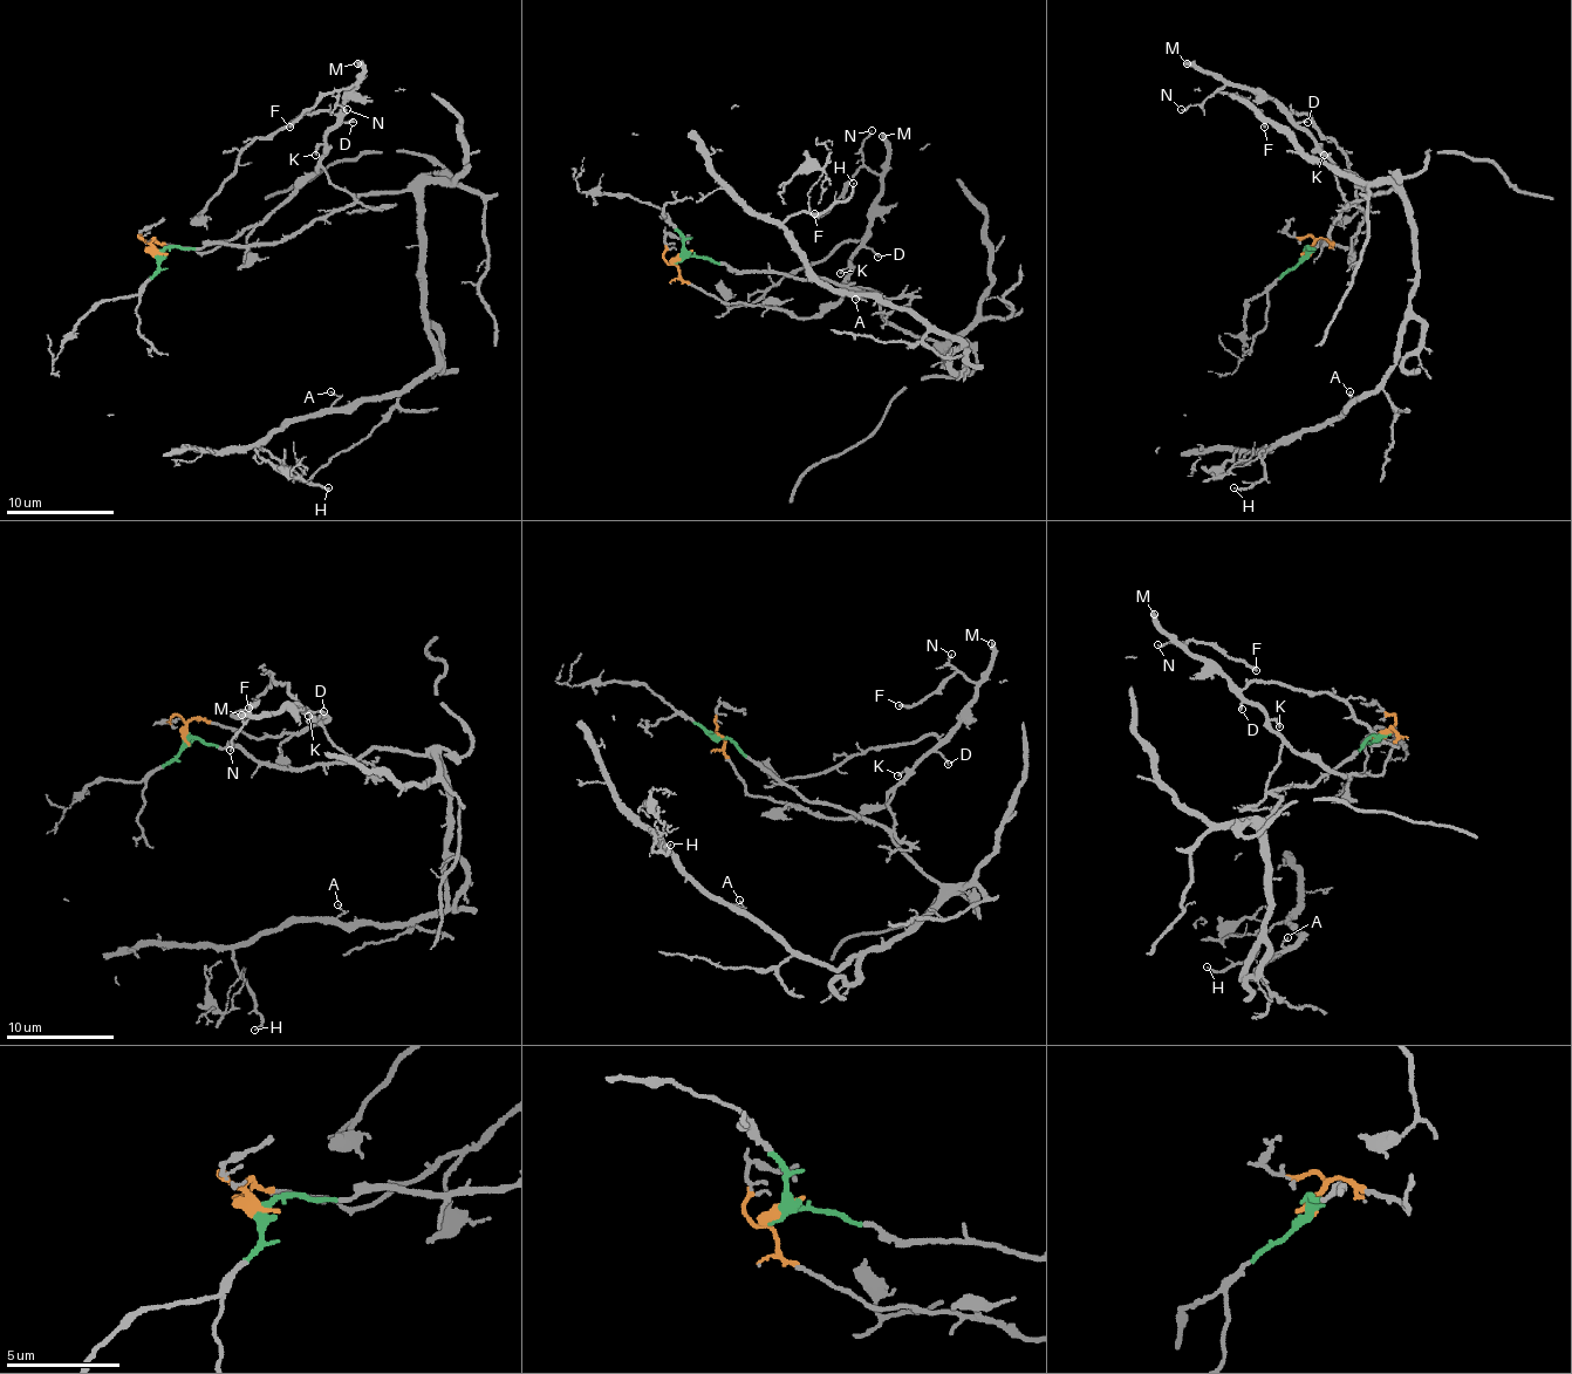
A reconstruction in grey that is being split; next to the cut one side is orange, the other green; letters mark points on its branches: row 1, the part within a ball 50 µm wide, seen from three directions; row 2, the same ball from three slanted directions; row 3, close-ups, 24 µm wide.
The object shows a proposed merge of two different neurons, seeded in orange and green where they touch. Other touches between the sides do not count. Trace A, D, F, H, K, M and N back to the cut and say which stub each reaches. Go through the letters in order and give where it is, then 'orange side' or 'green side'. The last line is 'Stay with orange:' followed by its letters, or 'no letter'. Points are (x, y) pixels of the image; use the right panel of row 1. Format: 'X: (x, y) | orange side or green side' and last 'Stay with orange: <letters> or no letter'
A: (1350, 391) | green side
D: (1307, 122) | orange side
F: (1264, 127) | orange side
H: (1234, 487) | green side
K: (1324, 155) | orange side
M: (1187, 63) | orange side
N: (1181, 109) | orange side
Stay with orange: D, F, K, M, N

